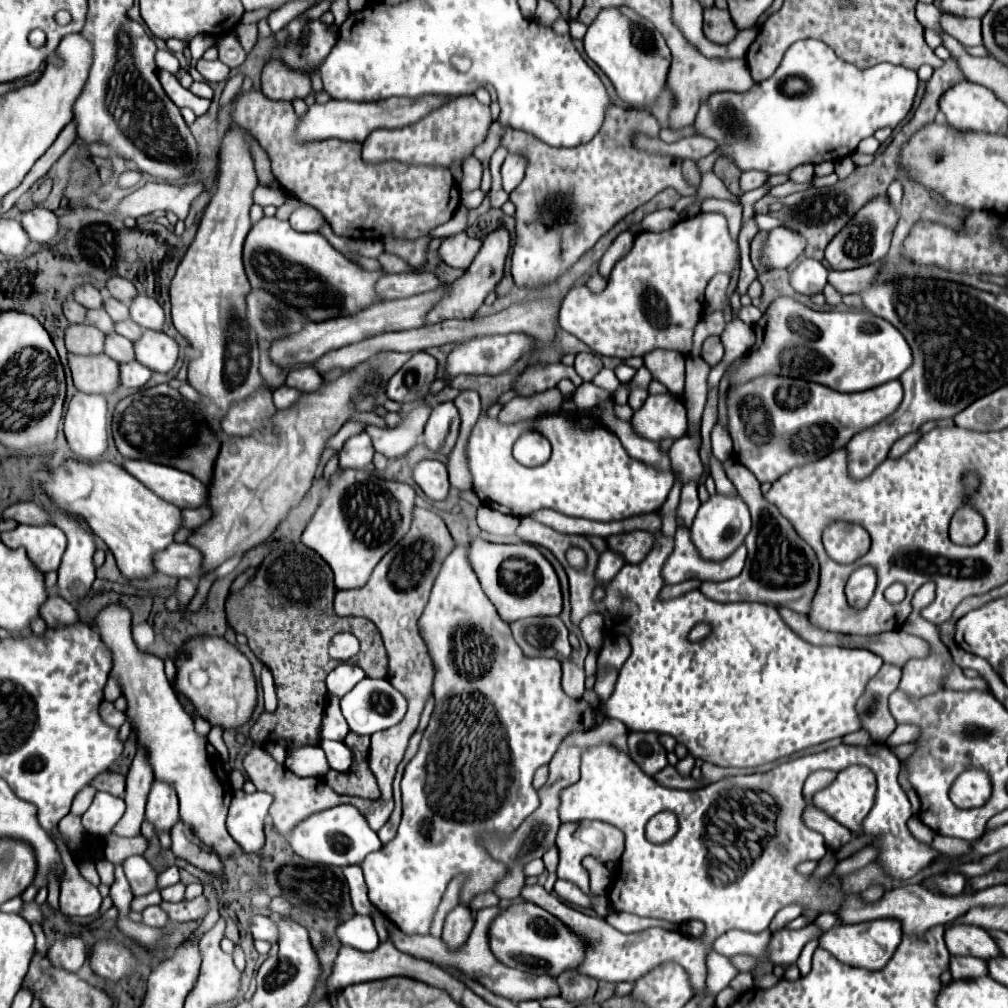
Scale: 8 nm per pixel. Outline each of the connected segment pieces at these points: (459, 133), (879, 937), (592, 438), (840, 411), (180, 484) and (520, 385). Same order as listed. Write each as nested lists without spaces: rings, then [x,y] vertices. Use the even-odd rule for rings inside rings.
[[[460,96],[416,124],[396,130],[374,130],[362,144],[362,160],[366,164],[398,160],[404,164],[426,164],[450,170],[454,164],[462,166],[464,160],[472,156],[474,148],[486,140],[490,124],[490,106],[480,104],[474,96]]]
[[[872,920],[872,922],[862,922],[862,924],[842,924],[826,930],[820,936],[820,948],[828,950],[836,960],[856,966],[856,968],[866,968],[866,970],[880,970],[886,966],[886,962],[892,958],[896,946],[900,944],[902,938],[902,928],[898,920]]]
[[[564,412],[510,426],[504,426],[498,418],[490,416],[478,418],[468,440],[468,462],[474,476],[474,488],[496,488],[496,504],[510,504],[510,514],[516,518],[550,508],[566,516],[598,522],[624,520],[660,510],[674,484],[672,472],[648,470],[640,460],[622,458],[618,436],[602,424],[584,428],[578,424],[576,416],[566,416]],[[526,428],[536,428],[552,444],[552,456],[542,466],[526,468],[512,456],[512,444]]]
[[[782,376],[754,378],[726,392],[734,456],[760,482],[774,482],[794,466],[810,464],[836,448],[844,448],[854,434],[888,418],[900,400],[902,386],[898,380],[864,392],[842,394],[806,380]]]
[[[124,460],[122,466],[146,488],[156,492],[156,496],[178,508],[200,508],[208,498],[208,488],[188,472],[178,472],[178,468],[150,464],[148,460]]]
[[[536,364],[528,366],[512,384],[512,390],[518,392],[518,396],[532,396],[538,392],[546,392],[554,388],[562,378],[572,380],[574,384],[582,384],[582,378],[576,374],[572,366],[564,364]]]

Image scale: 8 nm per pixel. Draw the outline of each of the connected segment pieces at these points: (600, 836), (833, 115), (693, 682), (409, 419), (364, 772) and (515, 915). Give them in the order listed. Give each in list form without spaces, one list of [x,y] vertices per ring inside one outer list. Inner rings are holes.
[[[580,820],[580,822],[568,822],[562,824],[562,828],[558,830],[558,838],[556,838],[556,846],[560,852],[560,864],[558,864],[558,878],[574,882],[582,892],[586,892],[590,896],[592,902],[592,910],[600,916],[606,918],[610,912],[614,912],[614,908],[610,908],[608,898],[596,896],[590,892],[590,880],[588,880],[588,870],[582,866],[582,858],[584,856],[594,856],[598,862],[606,864],[606,862],[616,862],[622,852],[624,852],[624,832],[620,828],[614,828],[612,824],[606,822],[588,822],[588,820]]]
[[[800,40],[786,50],[778,70],[762,84],[756,84],[744,94],[716,92],[710,100],[706,100],[706,104],[700,104],[694,130],[698,136],[714,140],[722,156],[734,160],[742,172],[760,170],[766,174],[788,174],[800,164],[820,164],[824,160],[834,162],[836,158],[850,156],[858,142],[872,136],[878,128],[896,128],[910,112],[916,88],[918,76],[914,70],[892,64],[876,64],[860,70],[840,60],[820,40]]]
[[[522,518],[518,532],[522,542],[548,548],[564,566],[570,580],[570,602],[572,602],[572,622],[580,620],[590,612],[600,612],[606,628],[617,636],[626,636],[632,646],[630,658],[620,668],[612,696],[604,702],[604,716],[616,718],[630,730],[650,730],[658,734],[670,734],[678,744],[686,746],[690,756],[702,758],[704,762],[716,766],[737,767],[739,770],[753,771],[760,764],[769,764],[778,758],[790,757],[808,746],[820,742],[842,738],[850,732],[860,730],[860,720],[854,712],[856,700],[862,696],[866,682],[878,674],[882,668],[882,658],[870,650],[848,650],[838,646],[814,646],[796,636],[780,618],[776,608],[768,604],[736,602],[722,604],[706,598],[702,592],[692,590],[674,600],[658,600],[660,588],[664,586],[660,578],[660,568],[674,548],[674,540],[664,538],[660,532],[654,534],[656,544],[652,552],[640,564],[624,564],[618,576],[608,582],[606,598],[602,602],[592,602],[590,594],[598,586],[594,580],[594,570],[598,562],[598,552],[590,546],[584,536],[560,534],[536,520]],[[568,548],[582,548],[586,552],[586,566],[576,570],[566,560]],[[696,622],[706,622],[710,634],[700,642],[688,642],[688,632]]]
[[[422,402],[416,410],[412,410],[402,420],[400,426],[388,428],[388,430],[382,430],[376,426],[366,426],[366,432],[372,438],[376,452],[384,454],[386,458],[404,456],[408,450],[412,450],[420,442],[428,416],[430,416],[430,406],[428,406],[428,402]]]
[[[348,732],[348,736],[344,738],[344,744],[352,752],[350,772],[334,772],[334,770],[330,770],[324,776],[324,780],[338,794],[350,794],[350,796],[360,796],[360,798],[370,798],[370,800],[378,798],[380,790],[378,790],[374,774],[368,768],[370,738],[354,734],[354,732]]]
[[[532,902],[512,904],[510,908],[502,910],[490,924],[488,942],[492,954],[502,964],[530,974],[560,976],[564,970],[576,968],[586,952],[586,944],[574,932],[570,932],[558,918]]]

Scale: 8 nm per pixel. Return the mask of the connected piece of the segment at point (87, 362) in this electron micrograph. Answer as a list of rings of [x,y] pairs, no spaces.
[[[68,354],[68,366],[72,372],[74,386],[86,394],[110,394],[120,386],[118,362],[106,354],[78,356]]]

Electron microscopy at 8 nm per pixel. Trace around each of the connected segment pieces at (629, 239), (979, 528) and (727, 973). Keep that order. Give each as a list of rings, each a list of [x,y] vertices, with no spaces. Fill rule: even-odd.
[[[626,230],[626,232],[620,232],[620,234],[616,236],[616,240],[610,244],[610,248],[606,250],[606,254],[604,254],[602,260],[600,260],[600,268],[598,268],[598,270],[602,272],[602,276],[606,276],[606,278],[610,276],[614,264],[630,252],[632,244],[634,244],[634,234],[628,232],[628,230]]]
[[[964,506],[956,510],[950,522],[950,540],[954,544],[964,544],[972,546],[978,544],[984,538],[984,520],[978,512],[974,512],[970,506]]]
[[[708,954],[706,956],[706,968],[708,968],[708,978],[706,978],[706,990],[718,994],[722,988],[730,984],[730,980],[738,974],[738,970],[730,964],[730,960],[722,954]]]

